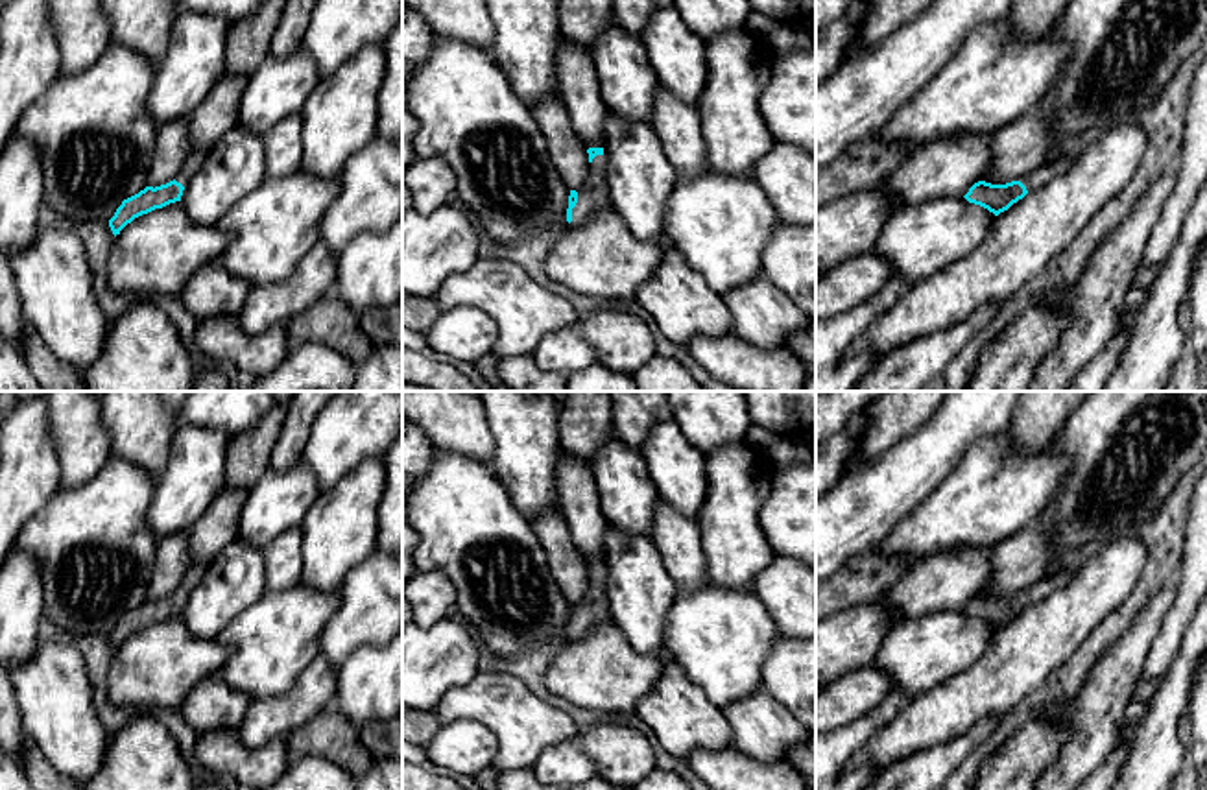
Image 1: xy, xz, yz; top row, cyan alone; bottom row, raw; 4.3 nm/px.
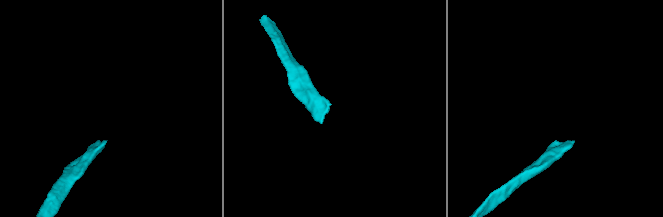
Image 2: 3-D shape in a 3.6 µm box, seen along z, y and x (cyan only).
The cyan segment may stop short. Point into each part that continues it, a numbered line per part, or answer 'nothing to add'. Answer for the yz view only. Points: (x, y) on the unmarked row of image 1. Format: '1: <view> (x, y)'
1: yz (1041, 589)

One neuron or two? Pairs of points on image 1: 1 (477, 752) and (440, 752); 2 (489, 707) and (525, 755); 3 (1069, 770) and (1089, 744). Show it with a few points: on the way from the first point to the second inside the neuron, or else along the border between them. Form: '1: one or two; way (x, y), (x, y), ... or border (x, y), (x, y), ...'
1: one; way (467, 752), (449, 752)
2: one; way (501, 718), (521, 739), (521, 744)
3: one; way (1075, 765), (1084, 750)

